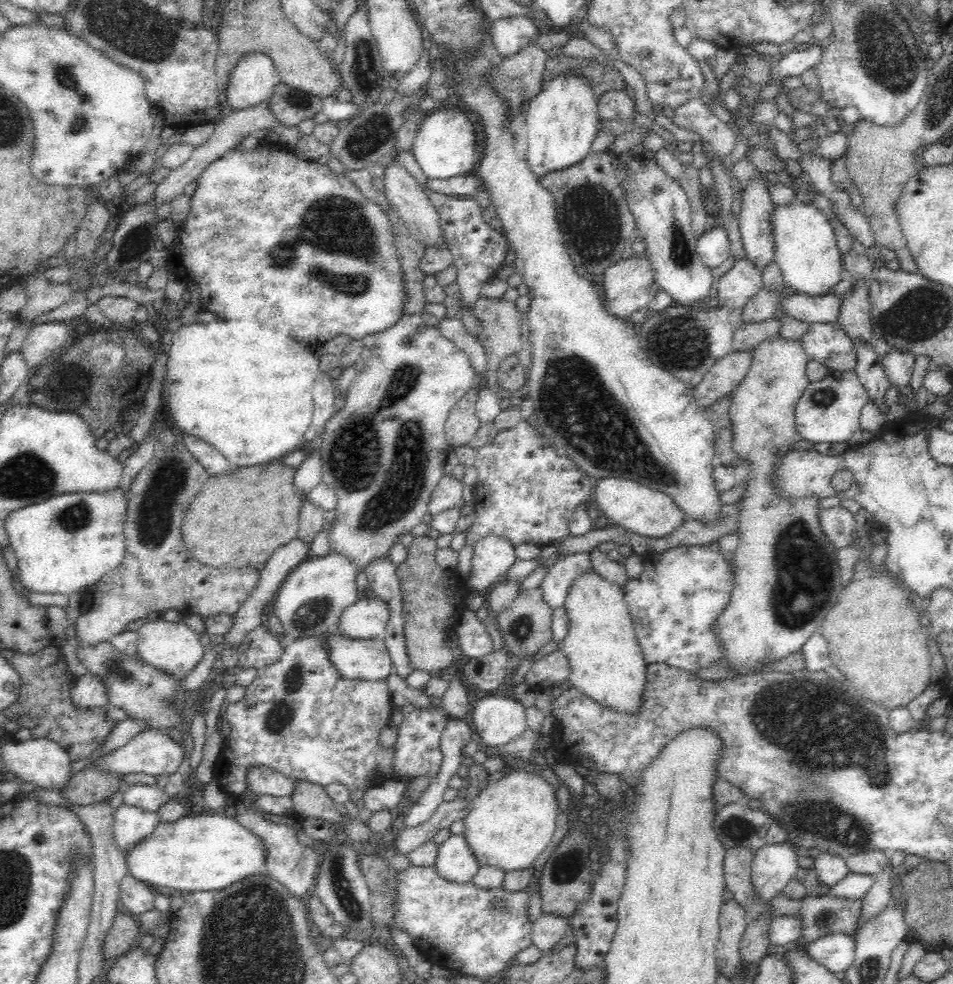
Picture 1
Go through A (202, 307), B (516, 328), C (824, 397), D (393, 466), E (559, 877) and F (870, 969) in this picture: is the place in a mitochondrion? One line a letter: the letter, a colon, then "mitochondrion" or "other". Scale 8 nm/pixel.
A: other
B: other
C: mitochondrion
D: mitochondrion
E: mitochondrion
F: mitochondrion

